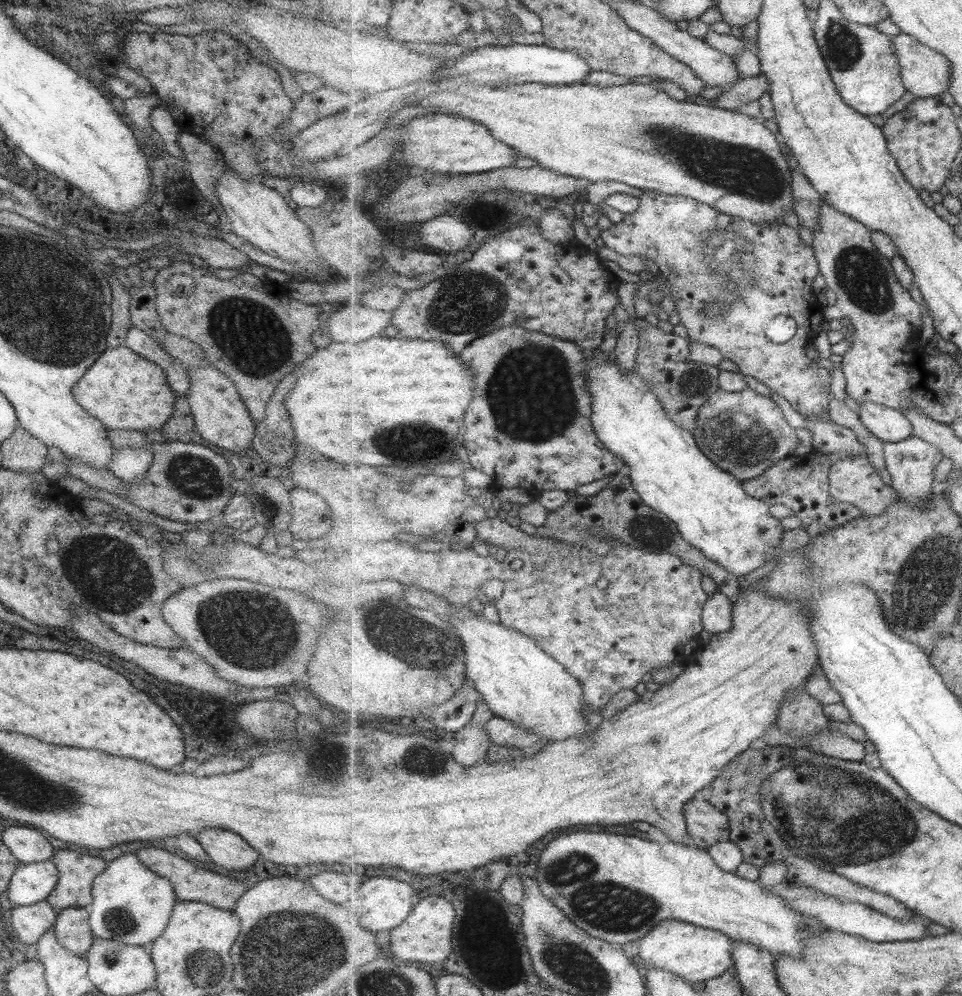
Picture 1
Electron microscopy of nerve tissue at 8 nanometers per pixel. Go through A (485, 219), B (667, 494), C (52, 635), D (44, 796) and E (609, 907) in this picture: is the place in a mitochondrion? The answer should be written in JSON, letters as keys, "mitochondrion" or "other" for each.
{"A":"other","B":"other","C":"other","D":"mitochondrion","E":"mitochondrion"}

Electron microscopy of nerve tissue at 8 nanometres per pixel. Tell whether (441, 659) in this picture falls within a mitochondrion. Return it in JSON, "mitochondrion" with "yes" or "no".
{"mitochondrion":"yes"}

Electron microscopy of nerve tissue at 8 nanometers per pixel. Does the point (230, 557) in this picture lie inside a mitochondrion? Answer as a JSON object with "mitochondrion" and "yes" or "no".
{"mitochondrion":"no"}

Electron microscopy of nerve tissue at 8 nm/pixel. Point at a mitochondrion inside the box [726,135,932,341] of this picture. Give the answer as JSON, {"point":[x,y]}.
{"point":[861,274]}

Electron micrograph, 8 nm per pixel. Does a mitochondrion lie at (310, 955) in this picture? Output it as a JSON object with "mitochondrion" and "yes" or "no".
{"mitochondrion":"yes"}

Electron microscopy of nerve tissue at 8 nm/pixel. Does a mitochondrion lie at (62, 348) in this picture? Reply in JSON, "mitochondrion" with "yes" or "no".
{"mitochondrion":"yes"}

